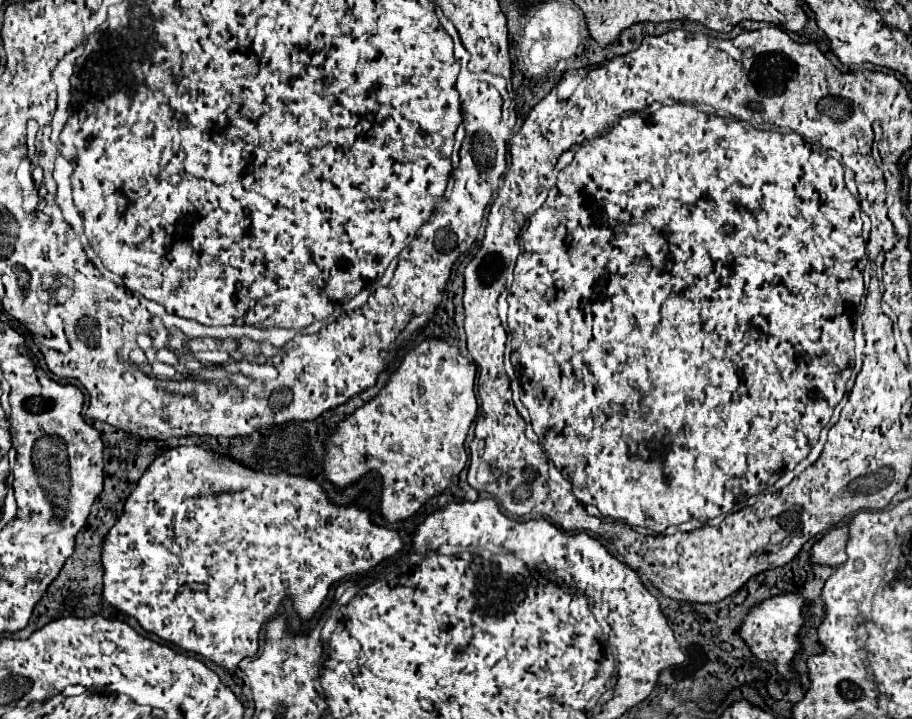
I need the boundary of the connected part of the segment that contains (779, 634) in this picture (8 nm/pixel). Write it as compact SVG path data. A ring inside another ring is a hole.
M780 594L780 596L768 598L768 600L760 602L756 608L752 608L752 612L746 616L746 620L742 624L742 638L746 640L746 644L750 646L754 656L758 660L774 662L778 672L786 680L794 678L790 662L792 662L794 654L800 650L800 642L796 638L796 632L802 624L802 614L800 614L802 604L804 604L804 598L798 594Z

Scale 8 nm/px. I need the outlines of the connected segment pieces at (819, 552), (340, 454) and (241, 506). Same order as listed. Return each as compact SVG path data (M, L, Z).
M834 526L822 540L814 542L810 550L810 566L838 566L846 560L844 540L848 540L848 526Z
M442 340L422 342L404 356L400 368L390 376L390 382L382 388L382 392L358 408L352 416L348 416L348 420L340 422L334 434L326 440L324 476L338 488L344 488L368 472L378 474L382 476L384 484L382 516L388 522L398 522L414 516L420 506L424 506L432 496L442 494L468 462L464 440L478 414L474 378L476 364L468 362L458 352L458 348Z
M202 444L166 448L142 474L136 490L126 498L122 516L118 518L118 522L110 528L110 532L102 540L102 546L100 546L102 568L104 568L102 600L108 602L118 612L122 612L126 616L134 616L146 632L152 632L152 634L160 636L162 640L172 642L174 646L178 646L186 652L200 654L234 674L234 670L242 658L258 652L260 630L270 618L274 618L274 614L280 610L280 604L284 598L292 600L292 604L298 612L298 618L302 618L302 614L304 614L306 616L304 620L308 620L310 616L314 616L318 612L320 604L324 604L324 600L328 596L328 588L334 582L340 582L348 576L366 574L374 566L378 566L382 560L396 556L402 548L404 548L404 540L402 540L400 532L372 522L372 512L366 504L360 504L360 502L350 502L346 506L334 504L328 498L328 492L314 478L308 478L302 474L298 474L298 476L264 474L262 470L248 468L248 466L236 462L234 458L228 458L228 454L220 456L218 452L214 452L212 448L202 446Z

